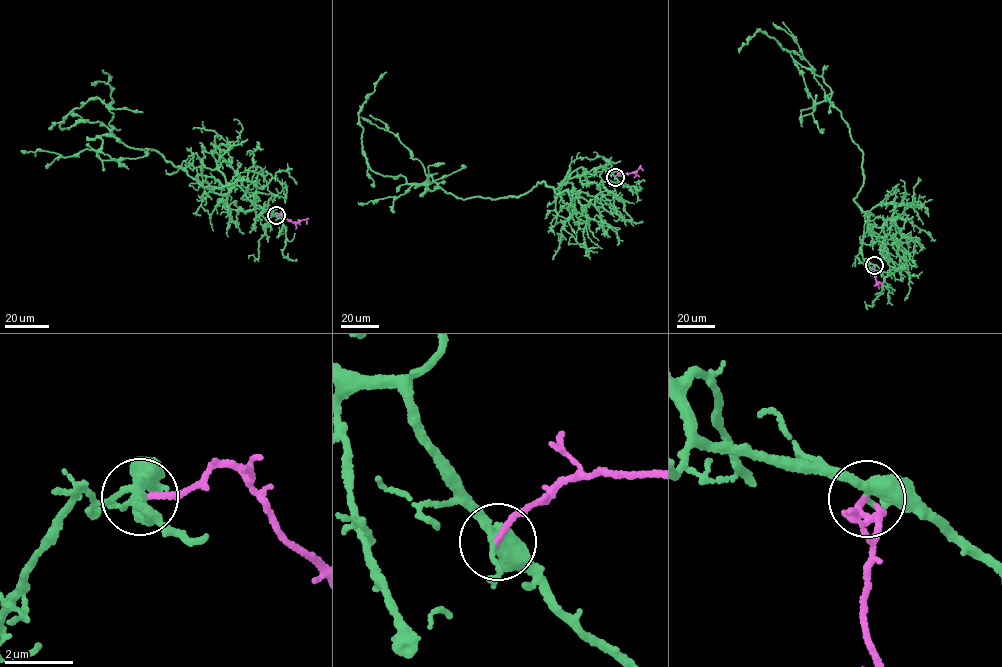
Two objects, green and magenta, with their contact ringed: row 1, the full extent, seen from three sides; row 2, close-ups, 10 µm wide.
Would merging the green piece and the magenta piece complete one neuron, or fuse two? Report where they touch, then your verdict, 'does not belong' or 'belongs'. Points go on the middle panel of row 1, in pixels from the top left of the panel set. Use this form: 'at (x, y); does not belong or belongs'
at (615, 177); belongs

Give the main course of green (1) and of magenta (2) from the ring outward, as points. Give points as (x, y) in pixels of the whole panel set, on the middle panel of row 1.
1: (614, 177), (600, 167), (554, 189), (464, 199), (377, 174), (358, 116), (386, 72)
2: (614, 177), (640, 168), (643, 169)

